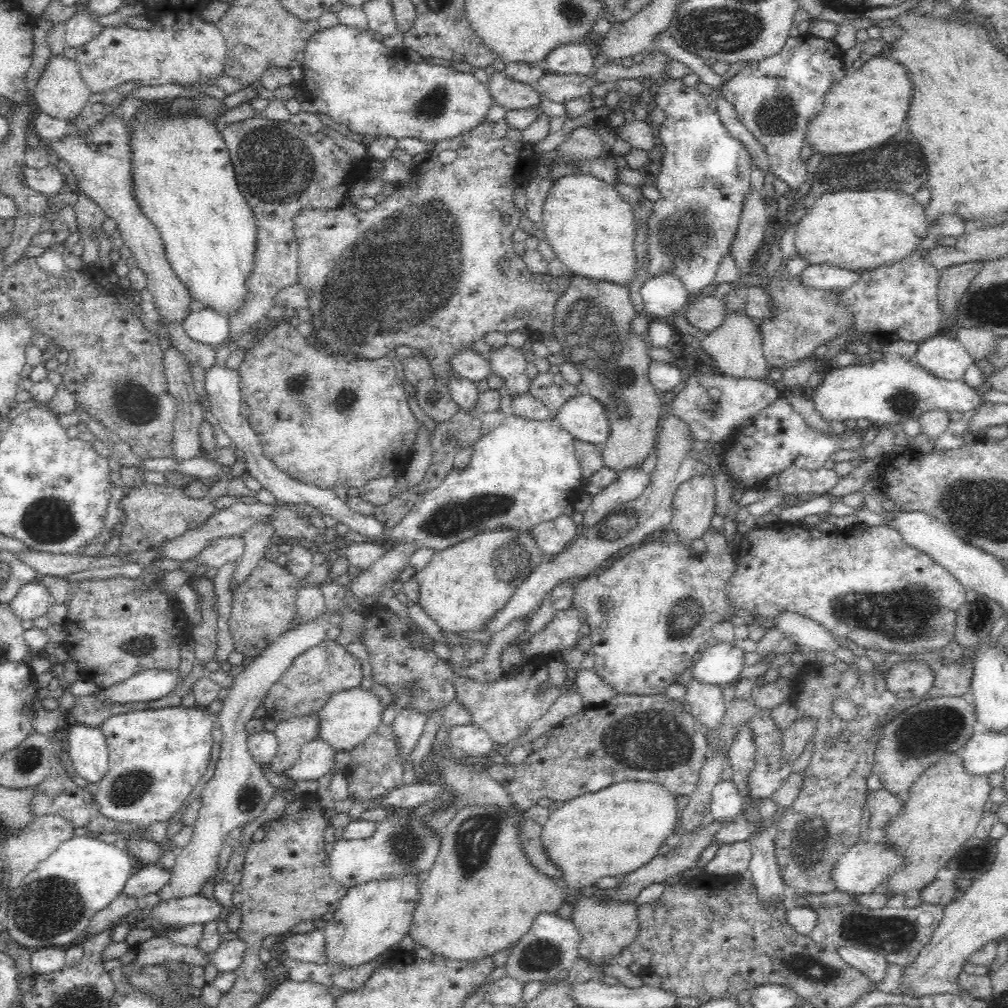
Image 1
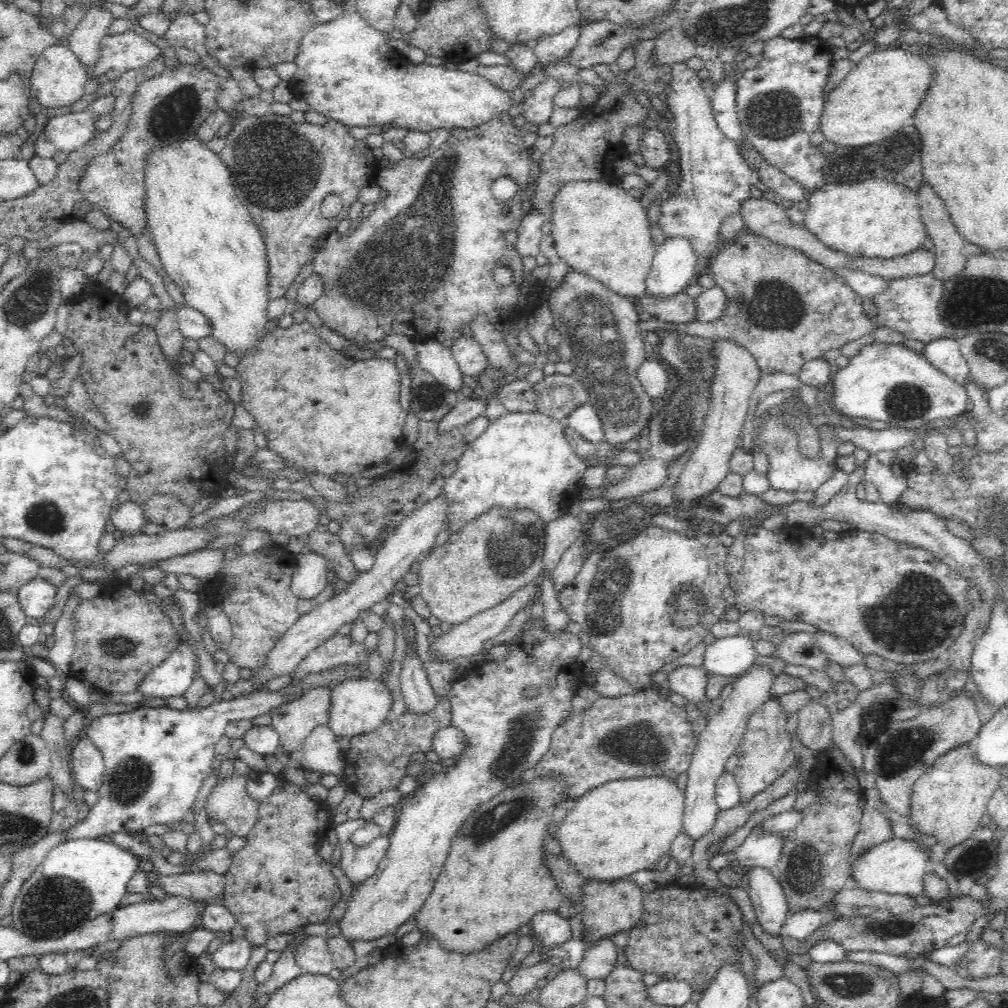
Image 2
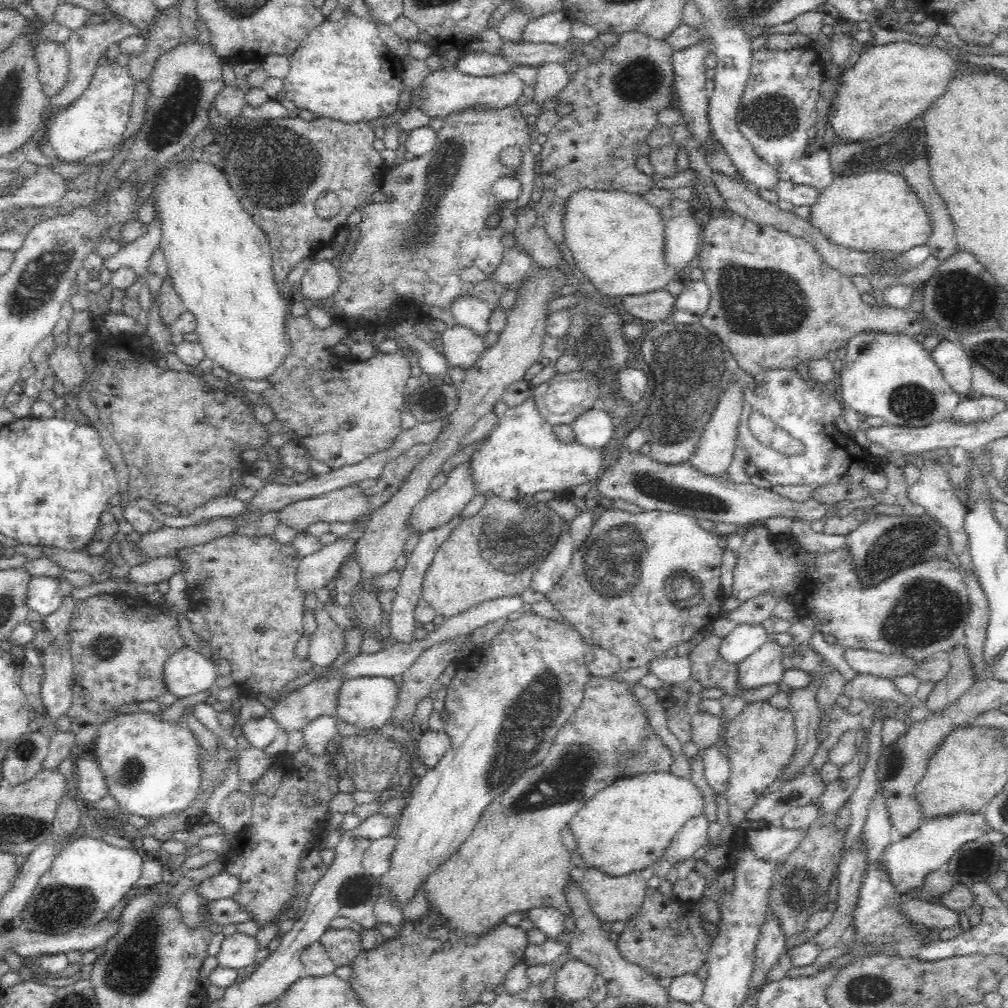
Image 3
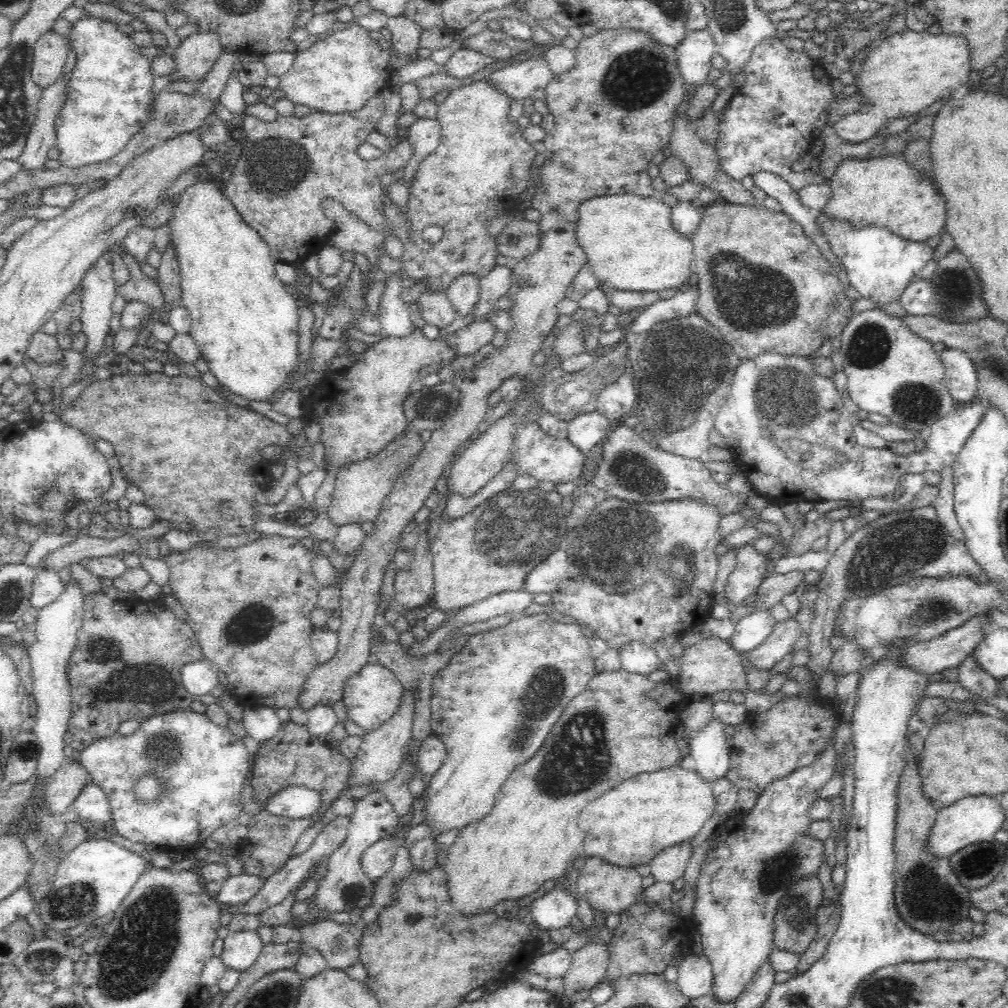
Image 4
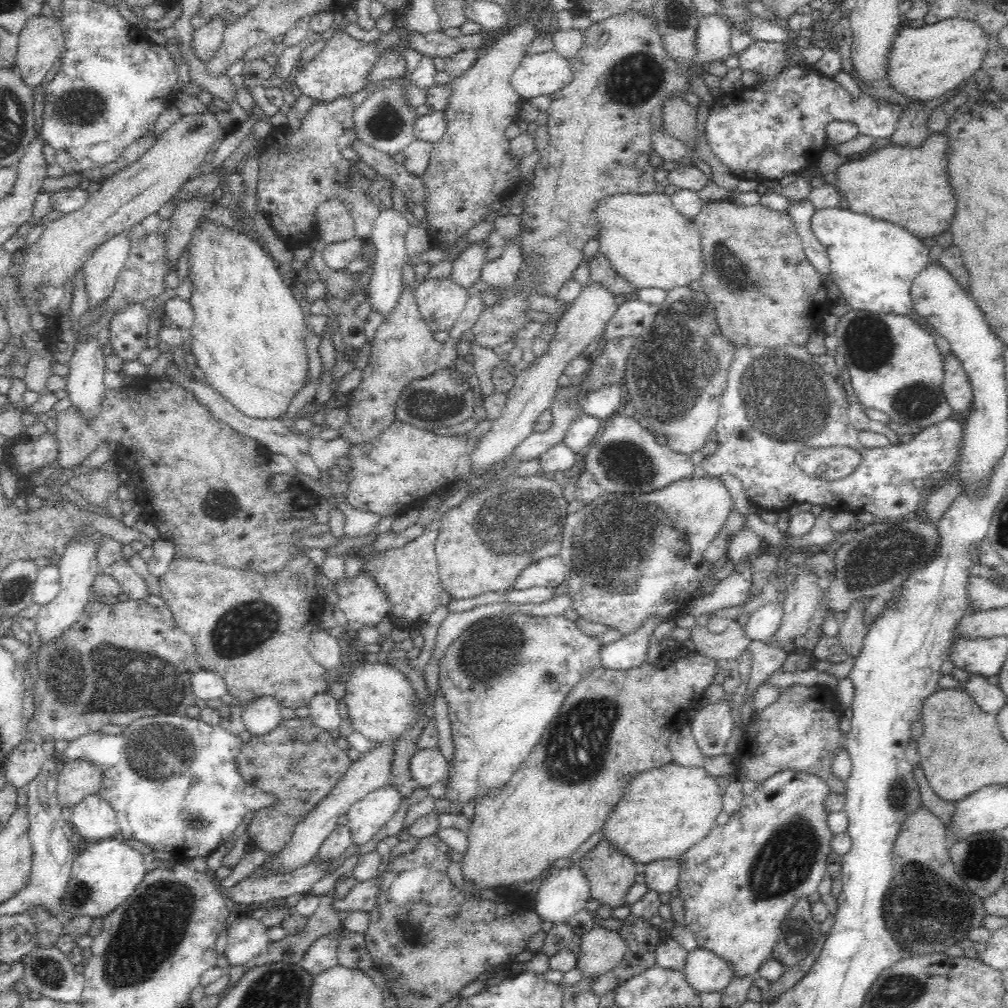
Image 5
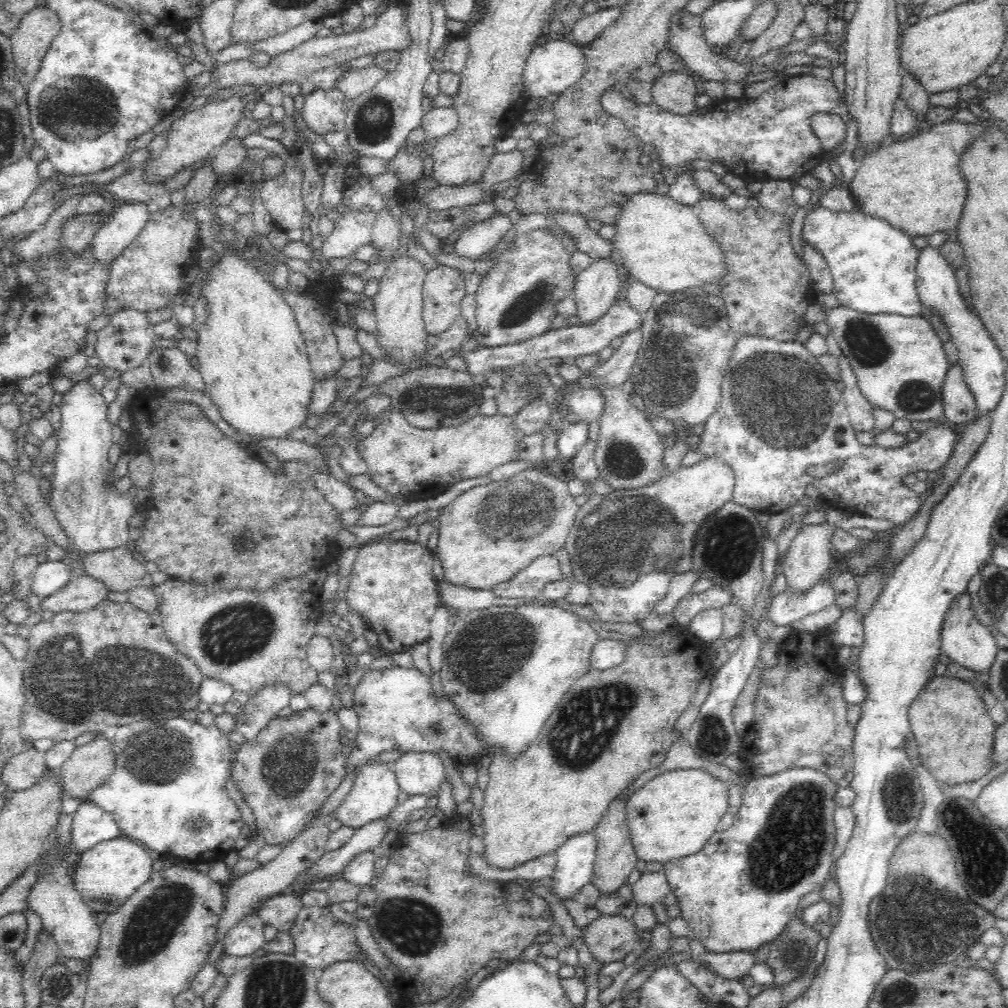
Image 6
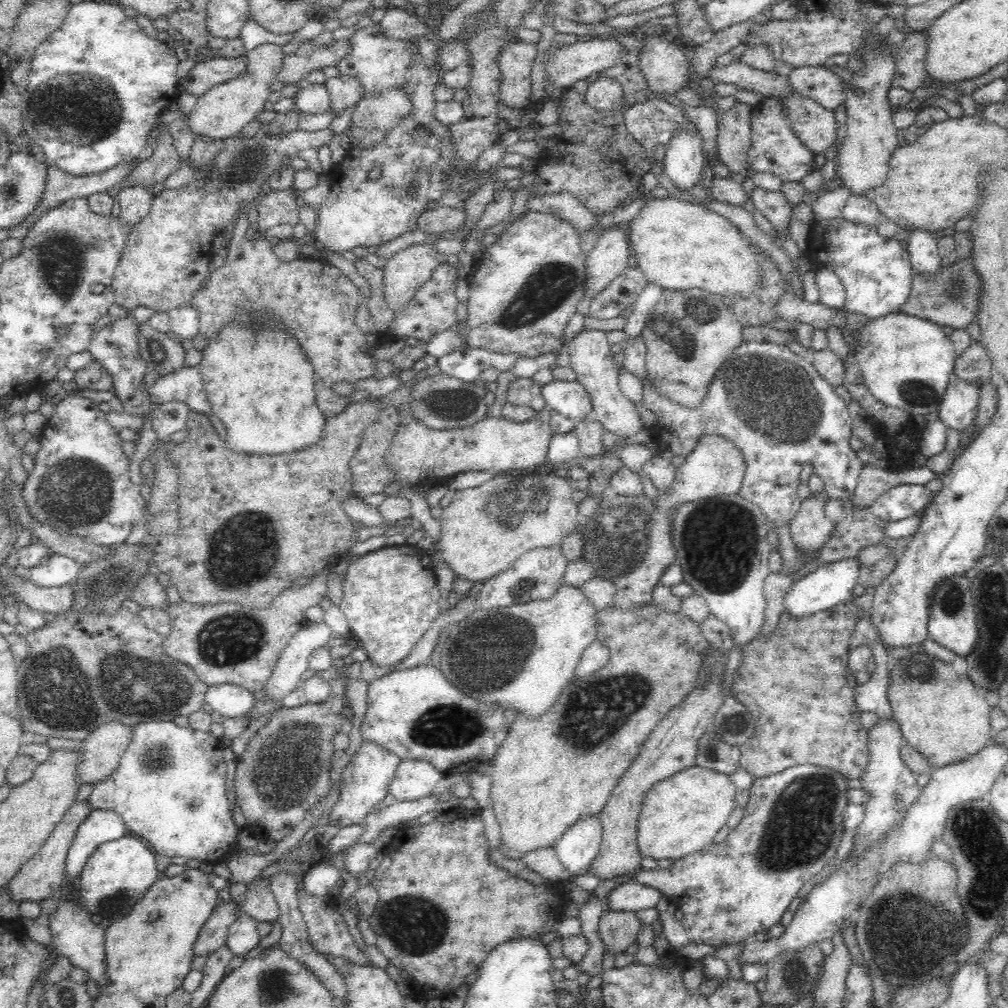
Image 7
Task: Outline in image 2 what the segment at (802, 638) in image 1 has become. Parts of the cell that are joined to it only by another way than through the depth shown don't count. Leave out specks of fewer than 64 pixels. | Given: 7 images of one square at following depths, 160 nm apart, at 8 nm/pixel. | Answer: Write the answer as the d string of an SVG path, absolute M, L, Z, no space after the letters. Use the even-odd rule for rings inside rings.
M818 631L814 635L817 645L824 652L827 660L836 662L841 667L865 665L864 654L858 652L848 641L824 631Z

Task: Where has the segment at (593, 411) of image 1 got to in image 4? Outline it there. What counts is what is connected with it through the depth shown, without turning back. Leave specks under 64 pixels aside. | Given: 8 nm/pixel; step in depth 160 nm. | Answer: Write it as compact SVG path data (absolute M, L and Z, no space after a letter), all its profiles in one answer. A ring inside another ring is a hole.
M596 411L581 413L568 422L567 439L579 451L588 452L600 440L607 438L609 425L610 421Z

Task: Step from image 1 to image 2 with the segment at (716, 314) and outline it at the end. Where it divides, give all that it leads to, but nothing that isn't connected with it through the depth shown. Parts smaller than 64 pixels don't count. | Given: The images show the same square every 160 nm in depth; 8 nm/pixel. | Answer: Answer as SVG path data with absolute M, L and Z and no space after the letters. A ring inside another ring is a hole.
M679 293L672 297L656 298L644 294L633 299L639 312L646 312L663 323L679 325L695 321L695 299Z

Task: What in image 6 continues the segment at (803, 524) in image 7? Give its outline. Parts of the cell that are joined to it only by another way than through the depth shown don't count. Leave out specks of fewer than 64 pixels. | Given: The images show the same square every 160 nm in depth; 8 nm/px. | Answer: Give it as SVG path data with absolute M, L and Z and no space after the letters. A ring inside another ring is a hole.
M821 520L816 524L806 522L798 529L779 565L779 571L787 579L787 588L791 588L794 592L802 592L802 590L808 590L810 586L814 586L816 582L820 582L822 574L826 574L830 568L830 550L833 548L831 540L836 529L840 529L840 527L827 520Z

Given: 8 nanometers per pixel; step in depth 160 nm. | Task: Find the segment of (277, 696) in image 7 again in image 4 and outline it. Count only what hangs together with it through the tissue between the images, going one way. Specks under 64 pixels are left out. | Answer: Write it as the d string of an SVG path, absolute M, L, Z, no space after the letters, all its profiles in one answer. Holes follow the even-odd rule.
M267 706L245 707L241 722L247 730L247 734L250 734L259 742L274 736L280 730L280 724L282 724L275 709Z

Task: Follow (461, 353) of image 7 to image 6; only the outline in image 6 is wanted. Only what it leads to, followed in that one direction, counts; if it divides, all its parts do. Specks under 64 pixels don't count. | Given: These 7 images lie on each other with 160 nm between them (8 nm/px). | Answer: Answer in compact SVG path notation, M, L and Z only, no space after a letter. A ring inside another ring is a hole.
M627 300L614 304L604 316L594 323L582 326L561 327L552 329L542 336L534 336L520 344L510 344L500 347L477 346L472 352L458 350L454 356L460 357L466 365L466 372L470 377L486 374L488 371L514 368L519 370L524 364L542 365L549 361L567 360L585 355L600 353L610 346L611 341L617 337L624 337L628 332L642 325L641 314L631 308Z

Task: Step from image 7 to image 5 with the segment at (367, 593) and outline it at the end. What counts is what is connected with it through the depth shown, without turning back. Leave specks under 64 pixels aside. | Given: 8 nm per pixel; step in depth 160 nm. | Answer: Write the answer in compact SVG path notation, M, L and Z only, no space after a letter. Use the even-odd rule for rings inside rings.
M441 519L433 520L425 526L422 535L408 540L404 546L384 551L371 549L361 556L360 573L374 579L380 591L388 597L390 603L388 618L394 628L408 631L420 628L420 625L425 624L430 618L430 614L441 605L440 592L443 586L435 552L440 527Z

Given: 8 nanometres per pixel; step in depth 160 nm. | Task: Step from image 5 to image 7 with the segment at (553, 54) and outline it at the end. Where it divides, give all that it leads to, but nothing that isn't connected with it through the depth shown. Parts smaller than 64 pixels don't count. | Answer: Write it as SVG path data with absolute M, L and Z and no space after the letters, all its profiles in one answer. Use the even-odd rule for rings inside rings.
M595 36L557 49L550 62L546 62L546 73L556 86L567 88L612 68L626 52L616 37Z

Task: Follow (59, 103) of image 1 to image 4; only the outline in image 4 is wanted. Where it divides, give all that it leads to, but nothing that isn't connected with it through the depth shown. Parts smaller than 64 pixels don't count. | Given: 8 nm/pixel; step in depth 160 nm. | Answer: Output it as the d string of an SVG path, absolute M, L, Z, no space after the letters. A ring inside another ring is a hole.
M52 28L40 34L32 52L31 80L41 88L56 83L63 72L68 51L64 37Z

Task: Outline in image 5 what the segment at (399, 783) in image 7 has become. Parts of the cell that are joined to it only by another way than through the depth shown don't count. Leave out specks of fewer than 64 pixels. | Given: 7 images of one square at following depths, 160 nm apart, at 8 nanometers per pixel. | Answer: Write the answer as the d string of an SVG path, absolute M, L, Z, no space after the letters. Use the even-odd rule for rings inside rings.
M418 750L409 761L410 777L418 784L417 788L428 789L447 777L449 763L436 750Z

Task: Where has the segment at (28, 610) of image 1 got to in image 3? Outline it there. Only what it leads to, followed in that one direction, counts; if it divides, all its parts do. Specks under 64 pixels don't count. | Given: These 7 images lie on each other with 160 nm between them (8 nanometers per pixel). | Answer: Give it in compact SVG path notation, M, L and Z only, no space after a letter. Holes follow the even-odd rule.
M32 577L27 588L29 610L36 610L41 616L56 612L62 604L64 594L56 577Z

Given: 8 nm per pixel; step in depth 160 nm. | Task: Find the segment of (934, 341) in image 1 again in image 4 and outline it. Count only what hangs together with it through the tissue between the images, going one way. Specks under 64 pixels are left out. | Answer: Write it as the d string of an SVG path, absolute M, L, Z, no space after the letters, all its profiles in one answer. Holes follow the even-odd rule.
M946 348L939 359L944 363L946 384L955 405L978 400L977 372L967 352Z

